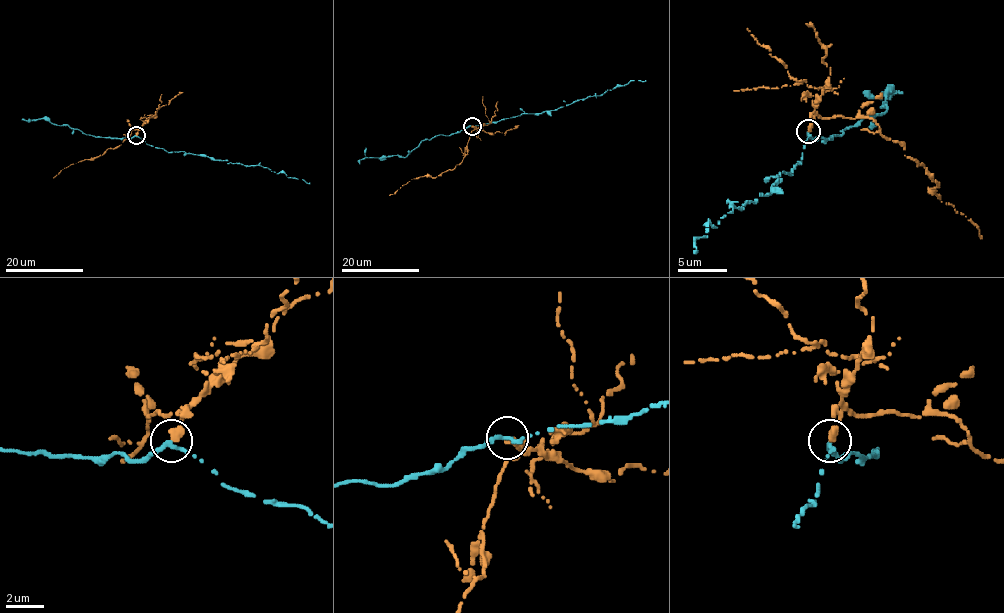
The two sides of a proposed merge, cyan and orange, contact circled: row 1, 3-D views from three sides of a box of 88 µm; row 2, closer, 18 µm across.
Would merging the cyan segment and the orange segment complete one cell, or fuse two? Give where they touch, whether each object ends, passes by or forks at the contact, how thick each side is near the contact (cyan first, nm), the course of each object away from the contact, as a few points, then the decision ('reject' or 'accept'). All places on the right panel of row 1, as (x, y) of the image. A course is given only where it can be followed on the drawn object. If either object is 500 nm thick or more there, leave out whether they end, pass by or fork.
place (808, 131); cyan passes by; orange ends; calibres 240 and 420 nm; course cyan (809, 130), (799, 164), (782, 172), (770, 194), (731, 206), (716, 228), (709, 223), (694, 250); course orange (809, 130), (816, 116), (870, 118), (924, 164), (941, 201), (982, 238); reject

